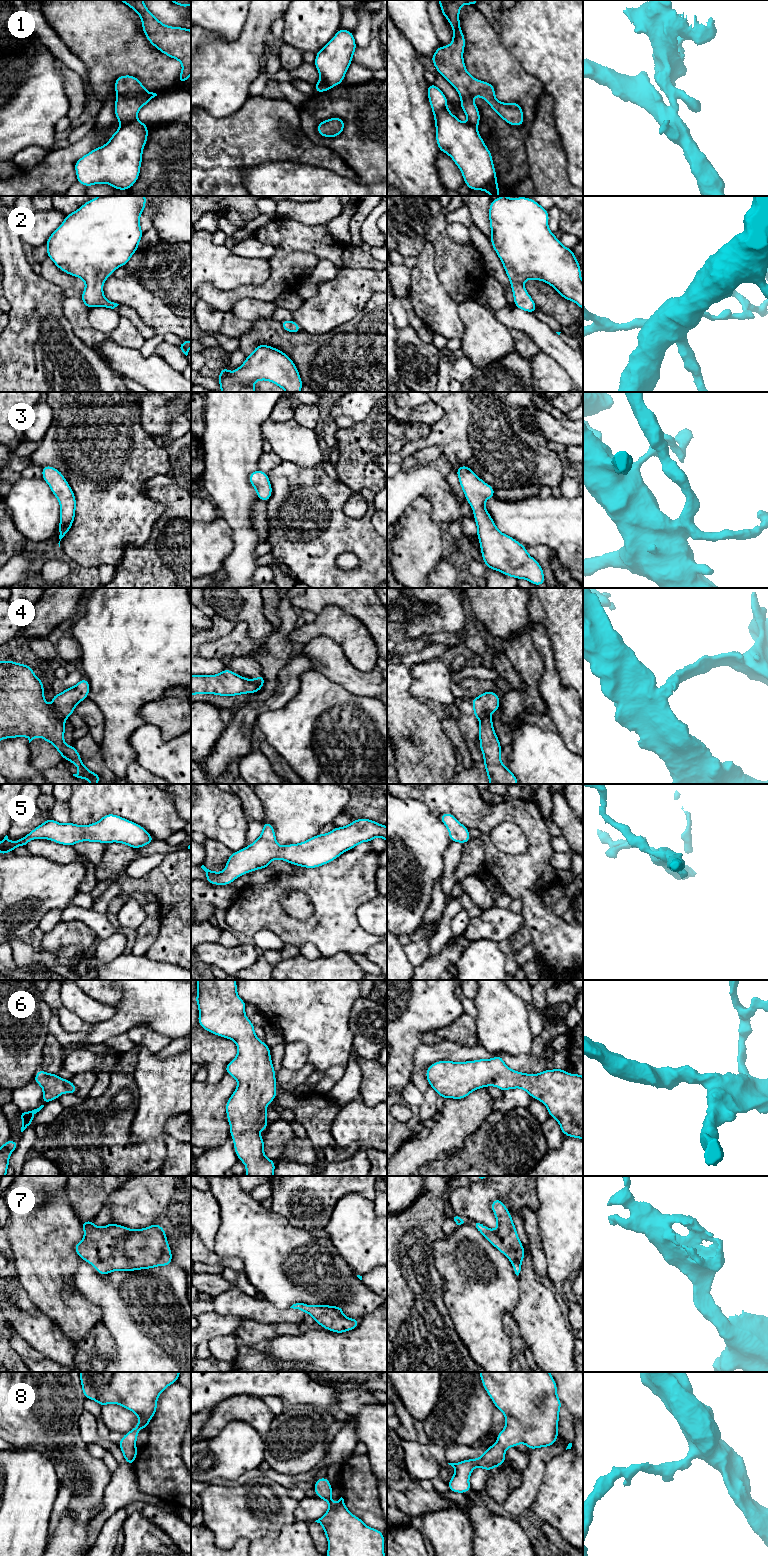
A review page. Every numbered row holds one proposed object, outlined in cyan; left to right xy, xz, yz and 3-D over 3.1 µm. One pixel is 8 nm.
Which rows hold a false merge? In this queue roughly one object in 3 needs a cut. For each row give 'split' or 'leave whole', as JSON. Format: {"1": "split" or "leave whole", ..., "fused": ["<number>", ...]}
{"1": "split", "2": "leave whole", "3": "leave whole", "4": "split", "5": "leave whole", "6": "leave whole", "7": "leave whole", "8": "leave whole", "fused": ["1", "4"]}

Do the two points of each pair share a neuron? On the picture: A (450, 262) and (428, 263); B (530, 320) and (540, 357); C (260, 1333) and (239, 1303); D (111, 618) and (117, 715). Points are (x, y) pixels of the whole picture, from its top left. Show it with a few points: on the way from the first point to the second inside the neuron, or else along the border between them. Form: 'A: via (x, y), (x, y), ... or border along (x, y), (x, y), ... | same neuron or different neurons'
A: border along (426, 241), (434, 249), (434, 268), (443, 285) | different neurons
B: border along (540, 349), (559, 364) | different neurons
C: border along (243, 1319), (274, 1323) | different neurons
D: via (117, 642), (117, 691) | same neuron

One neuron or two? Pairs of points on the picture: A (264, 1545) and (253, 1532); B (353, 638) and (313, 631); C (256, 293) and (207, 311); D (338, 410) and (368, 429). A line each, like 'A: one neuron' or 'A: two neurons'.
A: two neurons
B: one neuron
C: two neurons
D: two neurons

